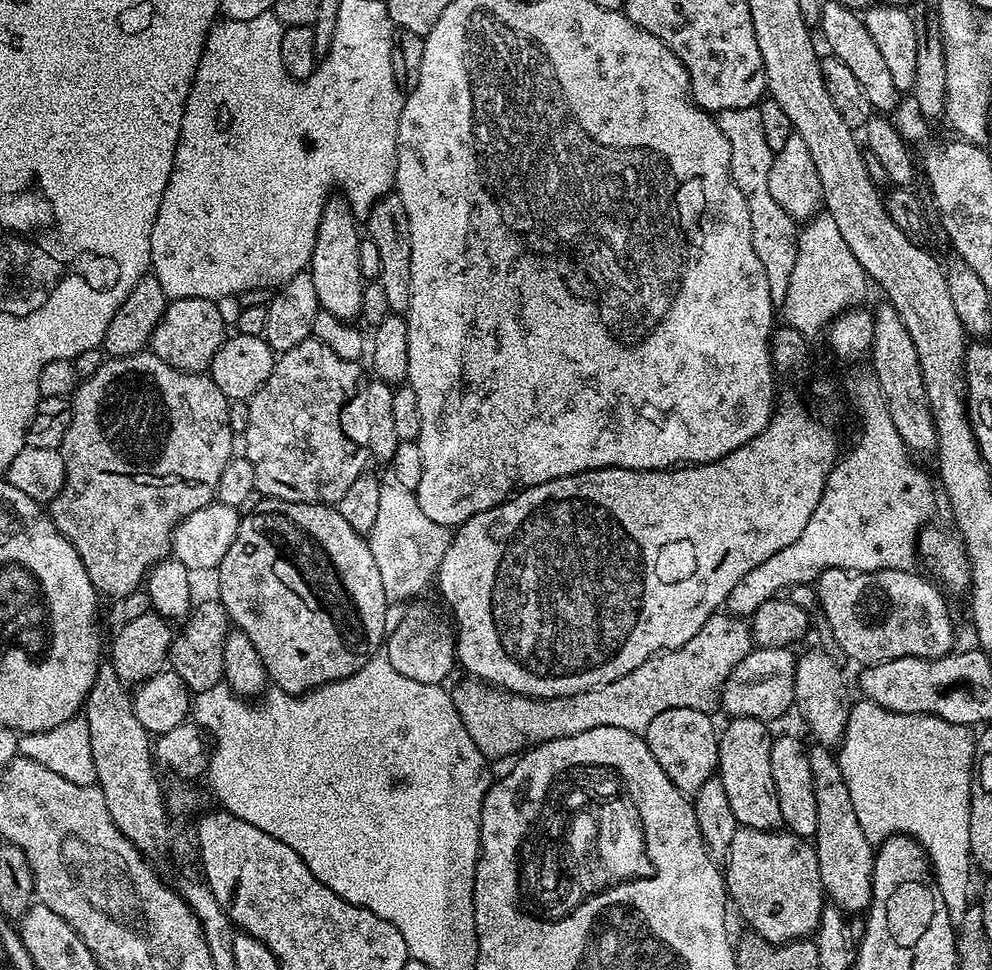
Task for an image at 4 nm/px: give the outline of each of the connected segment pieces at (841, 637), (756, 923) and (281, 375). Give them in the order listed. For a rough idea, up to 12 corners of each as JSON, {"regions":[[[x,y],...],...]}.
{"regions":[[[827,569],[836,644],[860,666],[936,660],[956,632],[916,570]],[[737,827],[724,887],[771,944],[811,937],[826,897],[816,849]],[[311,338],[248,401],[261,497],[334,506],[366,471],[357,361]]]}

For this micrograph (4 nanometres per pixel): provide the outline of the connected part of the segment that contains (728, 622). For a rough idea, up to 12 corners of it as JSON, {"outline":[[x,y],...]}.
{"outline":[[717,614],[690,642],[573,696],[464,678],[451,694],[486,758],[665,710],[715,713],[753,647]]}

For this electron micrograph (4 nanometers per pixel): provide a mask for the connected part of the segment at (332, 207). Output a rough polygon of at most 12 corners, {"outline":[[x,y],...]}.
{"outline":[[347,203],[325,207],[310,271],[323,311],[355,321],[366,279]]}

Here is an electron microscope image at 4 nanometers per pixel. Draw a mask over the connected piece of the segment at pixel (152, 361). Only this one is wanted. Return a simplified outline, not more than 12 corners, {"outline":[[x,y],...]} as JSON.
{"outline":[[146,350],[77,383],[50,501],[122,598],[234,455],[211,375]]}

